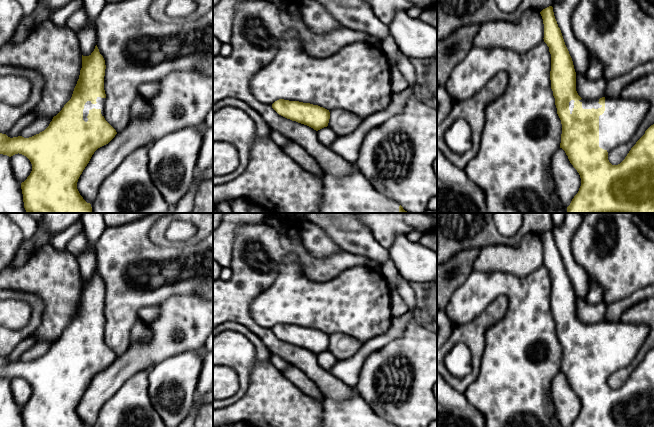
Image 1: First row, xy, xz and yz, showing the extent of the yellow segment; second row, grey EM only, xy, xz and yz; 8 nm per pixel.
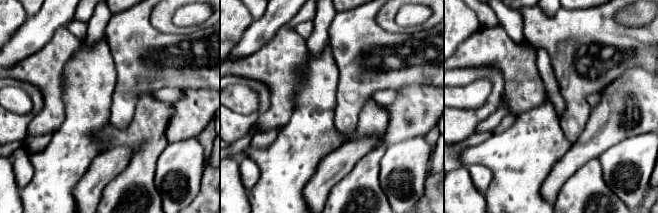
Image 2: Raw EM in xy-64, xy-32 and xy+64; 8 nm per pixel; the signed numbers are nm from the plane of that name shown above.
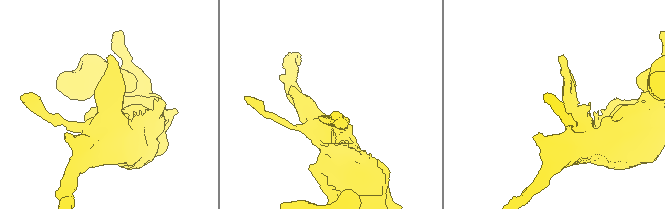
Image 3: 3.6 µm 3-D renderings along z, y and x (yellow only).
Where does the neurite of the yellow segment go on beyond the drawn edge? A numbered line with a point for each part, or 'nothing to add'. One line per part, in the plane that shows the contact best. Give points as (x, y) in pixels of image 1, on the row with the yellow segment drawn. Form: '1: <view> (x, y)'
1: xy (100, 101)

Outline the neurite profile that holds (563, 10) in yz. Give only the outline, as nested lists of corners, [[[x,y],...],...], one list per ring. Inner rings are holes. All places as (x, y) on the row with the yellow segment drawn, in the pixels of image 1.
[[[562,0],[552,5],[555,19],[572,58],[576,75],[586,77],[590,55],[572,31],[571,16],[581,0]]]

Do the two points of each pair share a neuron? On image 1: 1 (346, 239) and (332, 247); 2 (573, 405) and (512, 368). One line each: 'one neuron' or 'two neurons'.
1: two neurons
2: two neurons

